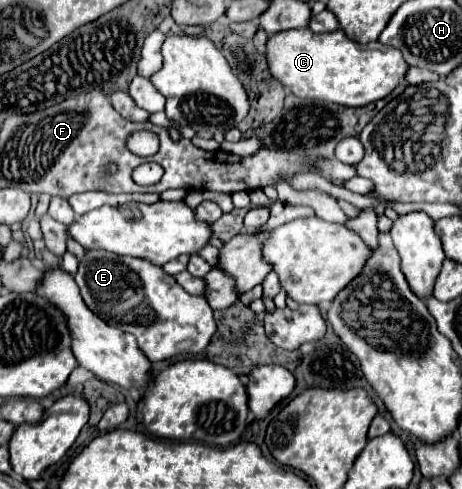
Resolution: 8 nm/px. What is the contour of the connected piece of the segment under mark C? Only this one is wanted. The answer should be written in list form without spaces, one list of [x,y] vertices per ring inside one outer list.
[[[311,29],[275,33],[267,41],[267,61],[271,75],[289,87],[295,97],[309,97],[345,107],[365,107],[387,97],[405,81],[409,69],[399,49],[379,41],[359,45],[351,41],[343,29],[329,33],[313,33]]]

